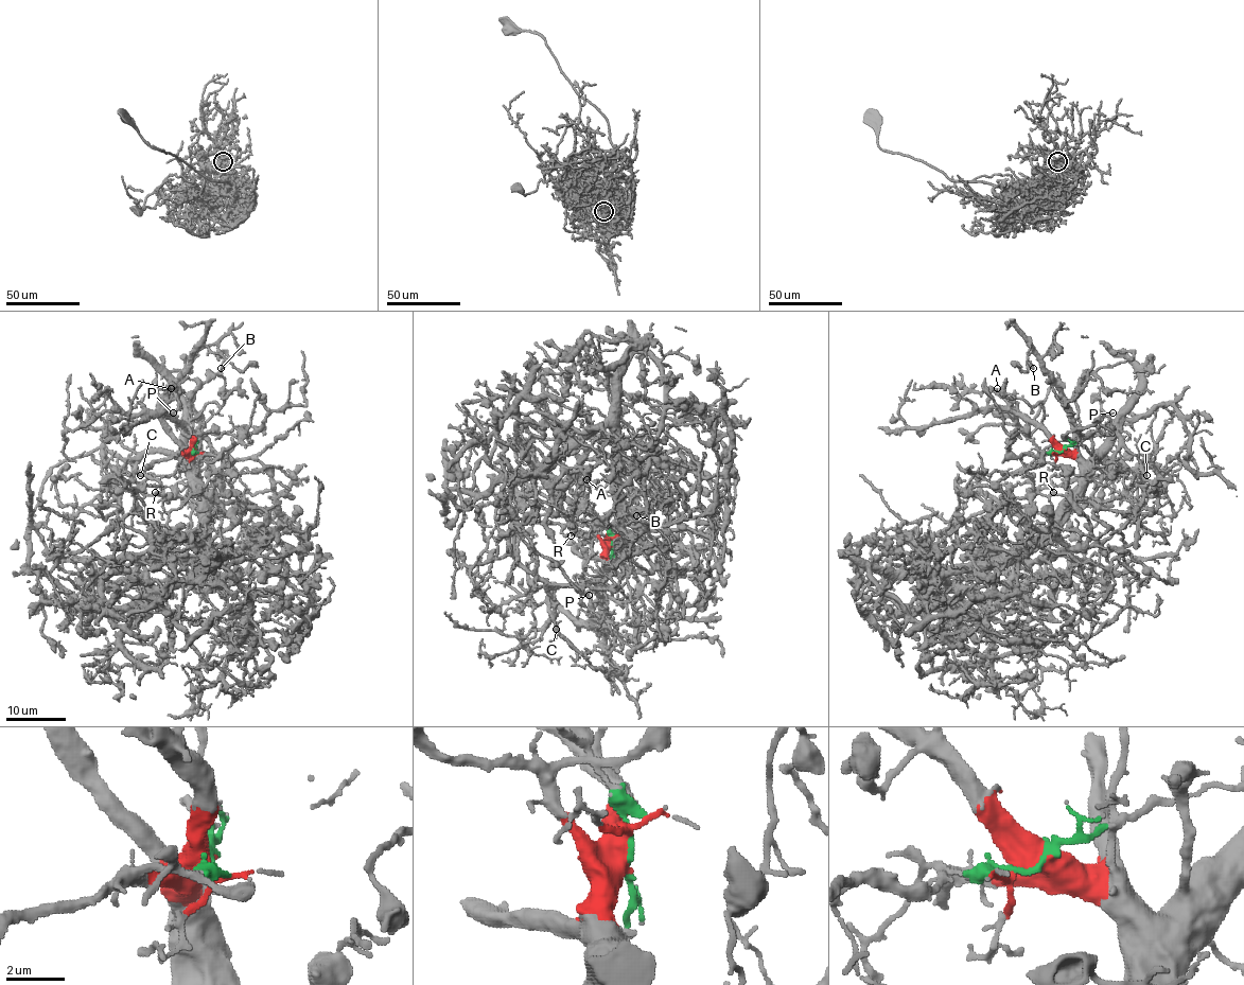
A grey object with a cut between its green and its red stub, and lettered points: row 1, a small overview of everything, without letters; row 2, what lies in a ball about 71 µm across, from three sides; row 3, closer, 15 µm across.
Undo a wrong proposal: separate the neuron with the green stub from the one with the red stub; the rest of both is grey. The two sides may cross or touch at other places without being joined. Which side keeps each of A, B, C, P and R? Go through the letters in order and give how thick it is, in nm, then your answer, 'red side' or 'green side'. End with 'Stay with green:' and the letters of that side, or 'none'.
A: 140 nm thick; red side
B: 100 nm thick; red side
C: 90 nm thick; red side
P: 200 nm thick; green side
R: 120 nm thick; green side
Stay with green: P, R

